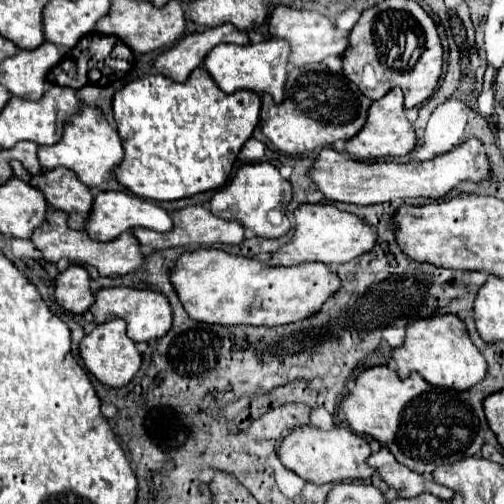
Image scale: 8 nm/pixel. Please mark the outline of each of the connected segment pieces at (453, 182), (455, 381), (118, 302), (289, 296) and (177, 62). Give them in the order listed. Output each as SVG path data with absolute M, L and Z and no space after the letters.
M471 138L459 146L455 146L451 152L441 154L433 160L425 162L359 162L359 160L347 160L347 154L339 154L333 150L323 148L319 156L315 158L313 166L309 168L309 176L315 184L315 188L325 196L329 202L347 202L357 206L369 206L369 204L381 204L391 200L409 200L409 198L441 198L449 190L453 190L459 182L485 182L489 180L491 168L485 158L485 148L479 140Z
M437 314L429 320L413 320L405 328L405 342L391 350L391 360L399 376L407 378L409 372L417 372L431 386L443 386L453 390L467 390L475 386L487 374L487 362L471 342L465 324L453 314Z
M99 288L95 290L95 304L89 308L89 312L95 316L95 324L109 322L113 318L127 320L127 336L133 342L149 342L161 338L165 332L169 332L173 314L167 298L161 292L153 290L135 290L135 288Z
M205 248L183 252L171 268L169 280L191 320L223 326L283 326L303 320L315 314L339 290L339 278L325 264L267 268L255 258Z
M231 24L187 34L173 48L161 52L153 60L153 68L175 82L183 82L197 66L203 64L203 58L221 42L249 44L249 36Z

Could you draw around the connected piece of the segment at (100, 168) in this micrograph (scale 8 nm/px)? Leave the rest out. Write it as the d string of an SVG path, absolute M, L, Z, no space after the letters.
M83 104L83 110L71 116L67 120L67 128L63 128L63 140L51 148L39 148L39 164L43 164L45 170L63 166L73 170L79 180L87 186L99 186L103 182L113 180L113 168L123 160L123 146L121 138L115 126L107 122L103 112L97 106Z

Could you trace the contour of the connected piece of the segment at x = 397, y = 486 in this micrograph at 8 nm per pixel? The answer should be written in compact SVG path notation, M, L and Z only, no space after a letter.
M385 446L379 452L371 454L367 464L373 466L379 472L379 476L387 482L387 486L393 488L401 498L413 498L423 492L429 492L437 496L439 500L449 502L455 494L451 488L437 484L431 476L423 476L423 474L411 472L409 468L401 466Z

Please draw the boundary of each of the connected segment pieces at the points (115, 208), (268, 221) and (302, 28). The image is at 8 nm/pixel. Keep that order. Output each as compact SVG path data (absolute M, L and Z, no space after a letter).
M99 192L93 198L93 208L91 208L89 216L87 216L87 222L85 222L83 230L93 240L109 242L109 240L117 238L121 232L131 230L135 226L143 226L143 228L149 228L149 230L155 230L155 232L169 232L173 228L169 214L163 208L155 206L153 202L147 202L143 198L137 198L137 196L131 196L127 192Z
M259 162L241 166L233 180L211 196L209 210L223 220L241 222L243 228L251 230L261 238L279 238L291 230L289 220L285 216L285 206L289 204L289 200L291 200L289 180L281 178L279 170L273 164Z
M275 6L267 20L269 34L273 38L287 40L291 44L291 64L293 66L307 66L323 62L327 56L341 56L345 48L349 46L347 38L335 36L335 26L319 12L307 12L307 10L295 10L291 6Z

